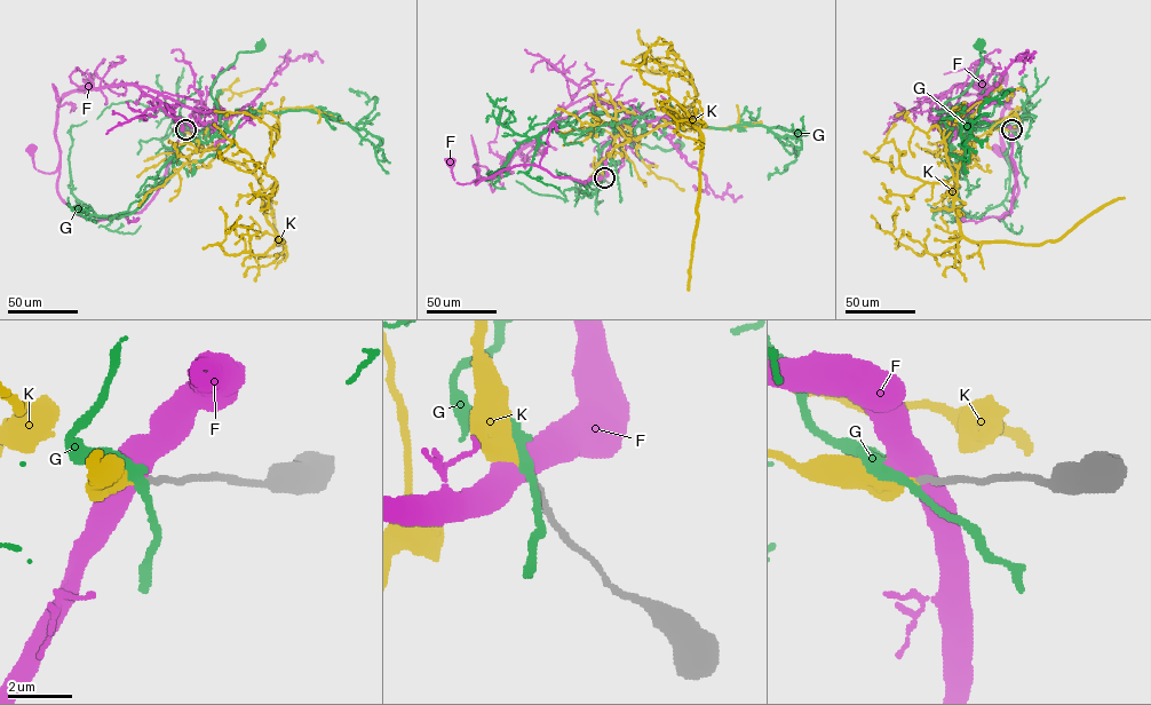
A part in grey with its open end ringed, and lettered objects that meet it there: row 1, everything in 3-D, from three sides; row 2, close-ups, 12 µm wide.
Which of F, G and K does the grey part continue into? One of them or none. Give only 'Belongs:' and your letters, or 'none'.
Belongs: K

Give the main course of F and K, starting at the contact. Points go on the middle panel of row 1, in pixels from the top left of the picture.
F: (603, 177), (581, 182), (522, 165), (477, 184), (476, 167), (478, 176), (460, 184), (453, 177), (452, 161)
K: (604, 177), (600, 161), (614, 151), (614, 140), (622, 133), (637, 139), (681, 120), (700, 132), (688, 290)

